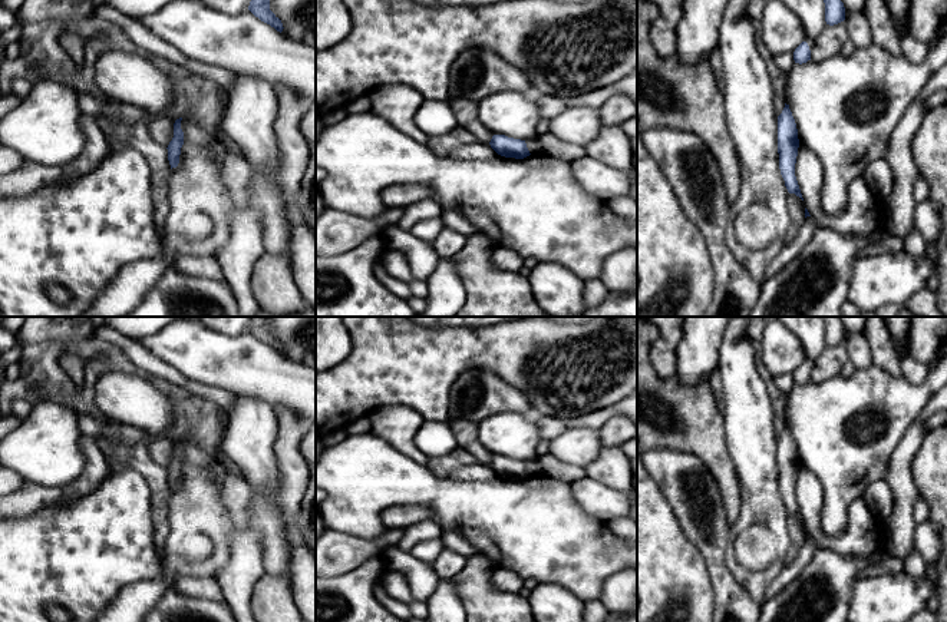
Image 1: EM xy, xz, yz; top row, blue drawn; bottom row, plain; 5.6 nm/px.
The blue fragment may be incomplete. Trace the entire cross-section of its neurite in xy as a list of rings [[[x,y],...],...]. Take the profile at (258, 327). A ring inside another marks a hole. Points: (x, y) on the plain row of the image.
[[[251,317],[248,331],[277,353],[283,353],[281,341],[270,331],[270,317]]]

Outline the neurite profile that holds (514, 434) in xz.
[[[502,411],[478,423],[478,440],[494,456],[527,461],[538,456],[541,436],[531,413]]]

